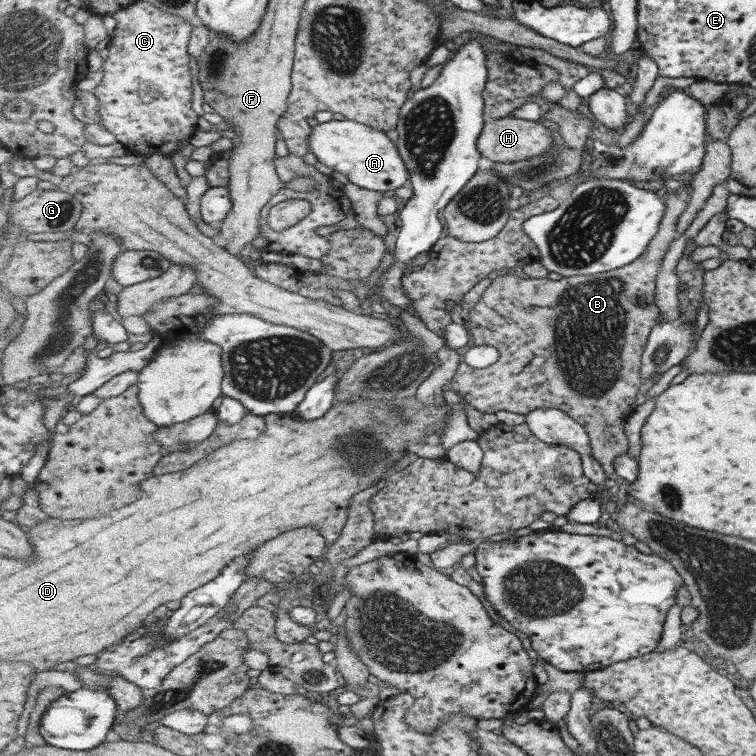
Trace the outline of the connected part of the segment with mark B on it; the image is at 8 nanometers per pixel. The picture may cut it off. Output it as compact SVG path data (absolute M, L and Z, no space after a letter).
M685 185L679 188L677 191L669 191L669 195L666 198L666 204L668 207L668 214L666 218L661 222L662 230L660 234L651 242L650 248L643 253L641 258L637 261L631 263L630 265L610 270L607 273L599 273L593 275L579 275L570 276L559 279L551 280L551 278L519 278L512 274L512 272L498 273L493 277L493 282L486 288L486 290L481 295L479 303L470 312L470 321L468 323L473 342L479 345L491 345L499 349L500 359L488 366L487 368L475 368L470 366L464 360L461 360L459 368L453 380L450 382L450 387L457 393L463 400L465 400L470 406L481 412L491 412L495 414L496 412L507 410L509 412L514 412L517 414L529 414L533 410L539 408L551 408L553 406L566 411L570 414L577 422L582 423L583 426L587 426L587 432L593 439L591 442L591 448L593 448L593 456L601 462L601 466L609 477L616 478L616 472L614 467L614 460L617 457L623 457L627 455L629 450L629 438L627 438L627 432L625 432L625 424L627 424L627 418L629 414L633 414L635 410L635 405L633 404L634 399L637 398L639 394L639 388L643 383L643 378L641 378L641 367L642 356L647 348L648 341L650 340L650 334L654 330L654 326L659 324L657 318L661 314L661 310L657 308L655 304L655 294L657 294L657 274L659 274L659 269L661 264L663 264L663 256L667 254L671 242L675 240L677 236L677 223L681 220L681 216L685 215L685 211L689 206L690 198L689 194L686 194L687 188Z

